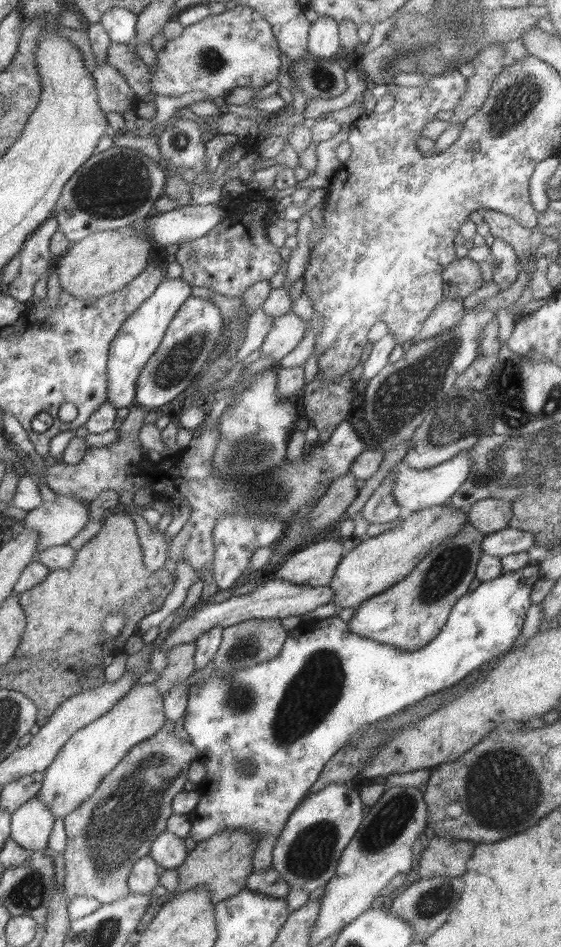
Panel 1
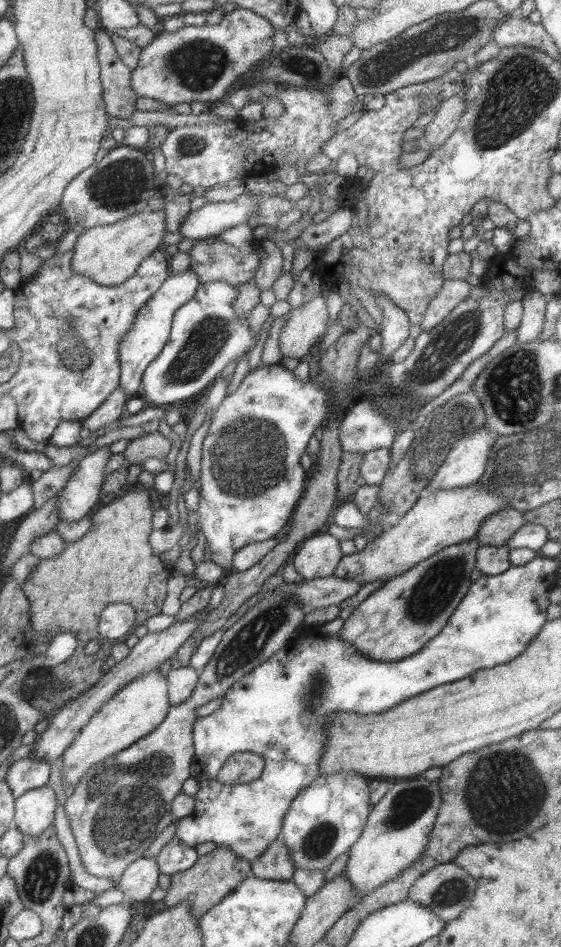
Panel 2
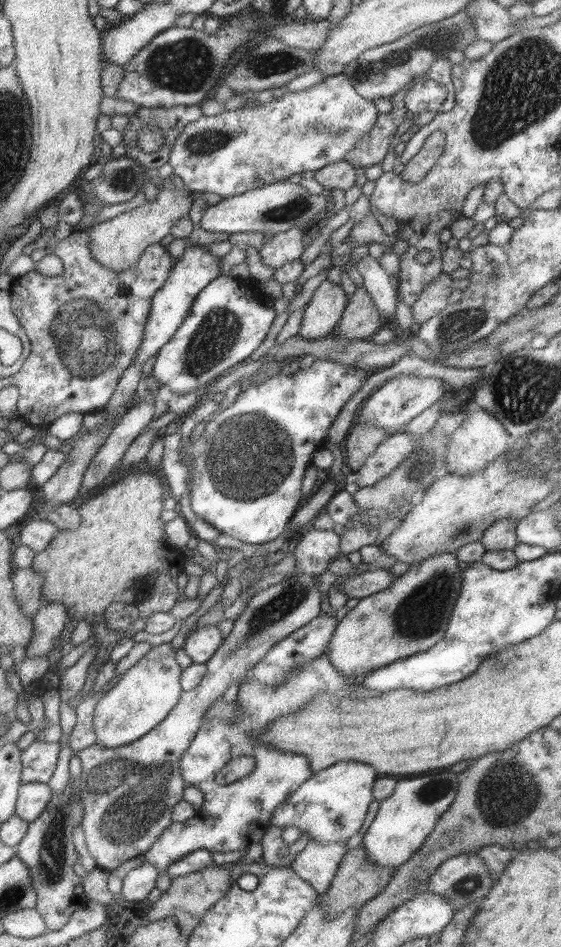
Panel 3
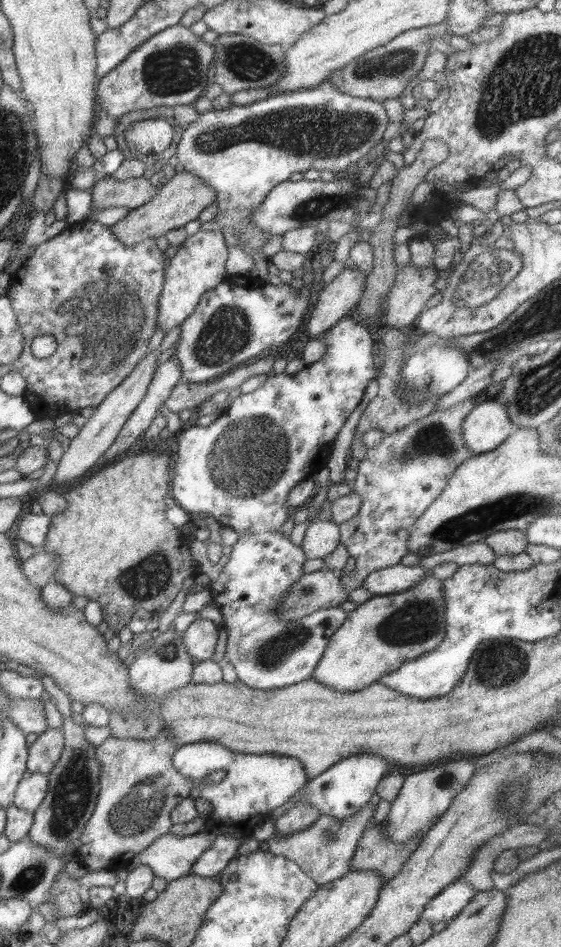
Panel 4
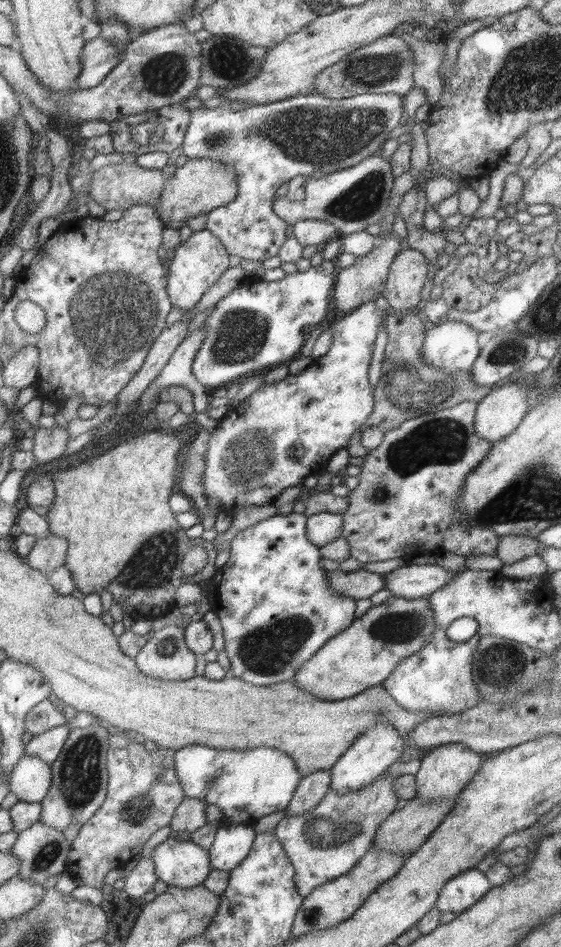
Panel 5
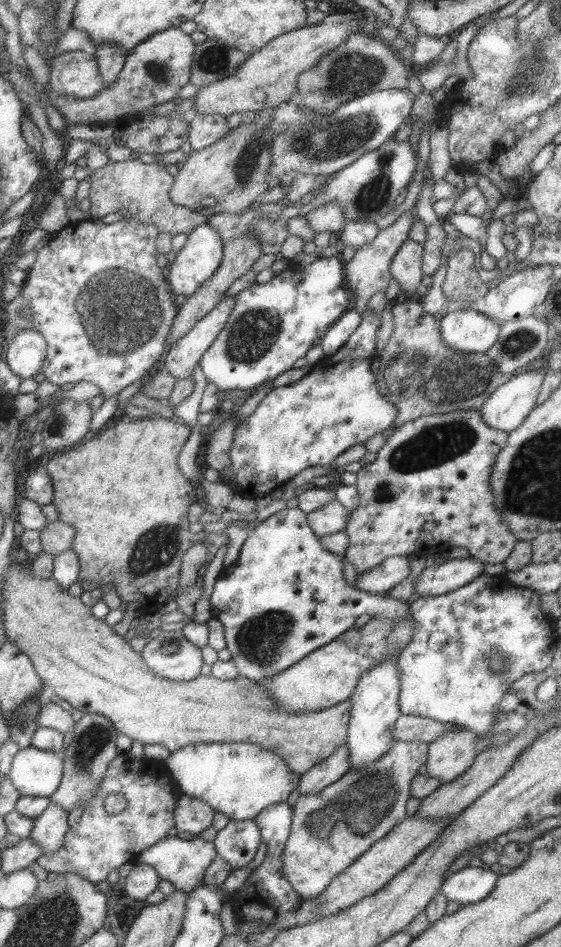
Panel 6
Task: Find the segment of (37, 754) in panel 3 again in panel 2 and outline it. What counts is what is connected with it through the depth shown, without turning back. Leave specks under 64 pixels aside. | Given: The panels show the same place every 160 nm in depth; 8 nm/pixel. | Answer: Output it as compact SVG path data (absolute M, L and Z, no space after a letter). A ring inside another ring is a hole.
M29 754L9 766L4 781L13 799L17 799L29 790L48 785L49 774L50 766L43 761L37 761L33 755Z

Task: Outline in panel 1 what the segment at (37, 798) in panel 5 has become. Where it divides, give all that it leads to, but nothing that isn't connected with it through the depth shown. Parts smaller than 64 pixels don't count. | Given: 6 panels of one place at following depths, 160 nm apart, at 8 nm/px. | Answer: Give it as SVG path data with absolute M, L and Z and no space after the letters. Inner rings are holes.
M35 796L10 814L10 839L21 848L42 850L47 846L54 819L47 807Z

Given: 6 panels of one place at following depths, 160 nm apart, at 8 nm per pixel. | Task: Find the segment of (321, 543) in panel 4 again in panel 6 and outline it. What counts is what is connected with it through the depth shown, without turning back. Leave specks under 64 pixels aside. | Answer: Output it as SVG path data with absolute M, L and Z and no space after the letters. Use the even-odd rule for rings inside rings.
M334 500L325 506L306 513L306 521L315 537L325 537L344 531L348 521L348 508Z

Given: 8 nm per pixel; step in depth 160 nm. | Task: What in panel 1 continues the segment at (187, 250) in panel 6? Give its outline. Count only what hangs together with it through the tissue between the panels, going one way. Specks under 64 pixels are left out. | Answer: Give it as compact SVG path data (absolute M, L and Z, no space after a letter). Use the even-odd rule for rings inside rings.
M166 279L155 288L155 291L149 298L141 303L141 305L121 324L117 334L111 339L107 362L107 400L106 402L115 408L128 408L134 404L135 390L137 388L137 378L139 371L147 362L150 354L160 344L165 330L169 326L169 322L173 320L173 316L177 310L181 308L181 304L188 297L191 297L191 286L187 282L177 279Z

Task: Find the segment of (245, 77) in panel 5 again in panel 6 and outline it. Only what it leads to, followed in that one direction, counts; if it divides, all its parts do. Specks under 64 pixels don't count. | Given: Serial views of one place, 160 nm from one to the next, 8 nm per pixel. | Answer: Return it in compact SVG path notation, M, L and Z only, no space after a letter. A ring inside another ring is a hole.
M206 37L205 42L194 46L189 83L199 88L227 78L240 68L247 57L222 40Z

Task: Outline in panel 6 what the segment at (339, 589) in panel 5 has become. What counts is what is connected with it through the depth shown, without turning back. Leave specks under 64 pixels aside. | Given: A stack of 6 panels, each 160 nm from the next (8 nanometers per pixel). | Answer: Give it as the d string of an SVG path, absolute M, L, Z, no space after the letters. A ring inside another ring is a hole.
M408 556L384 558L377 566L358 573L354 587L369 594L384 594L409 576Z

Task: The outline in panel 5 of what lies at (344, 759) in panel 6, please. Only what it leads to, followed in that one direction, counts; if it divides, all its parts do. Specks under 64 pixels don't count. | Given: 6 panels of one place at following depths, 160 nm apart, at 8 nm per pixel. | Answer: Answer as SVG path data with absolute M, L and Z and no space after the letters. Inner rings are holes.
M331 770L315 771L300 777L299 785L284 808L286 816L299 816L313 810L329 791L329 773Z

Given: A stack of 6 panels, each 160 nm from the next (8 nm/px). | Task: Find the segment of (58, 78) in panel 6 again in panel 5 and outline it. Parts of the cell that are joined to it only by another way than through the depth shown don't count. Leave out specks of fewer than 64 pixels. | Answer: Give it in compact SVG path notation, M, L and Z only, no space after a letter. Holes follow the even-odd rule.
M99 34L84 44L79 56L81 70L76 80L79 89L97 86L122 57L111 42L105 42Z

